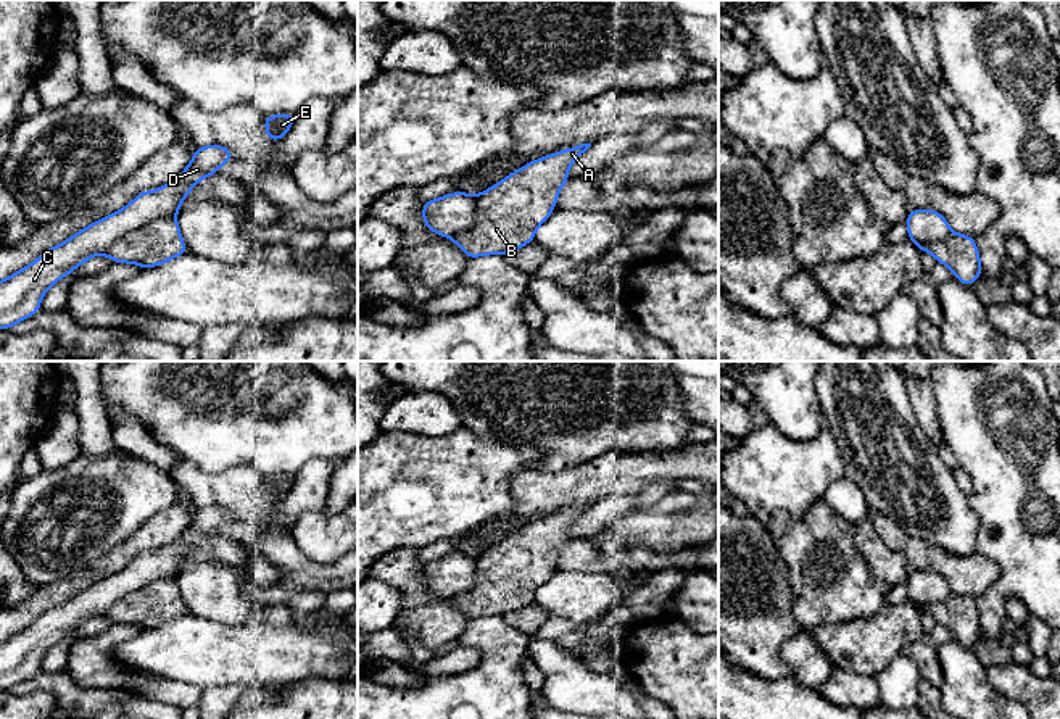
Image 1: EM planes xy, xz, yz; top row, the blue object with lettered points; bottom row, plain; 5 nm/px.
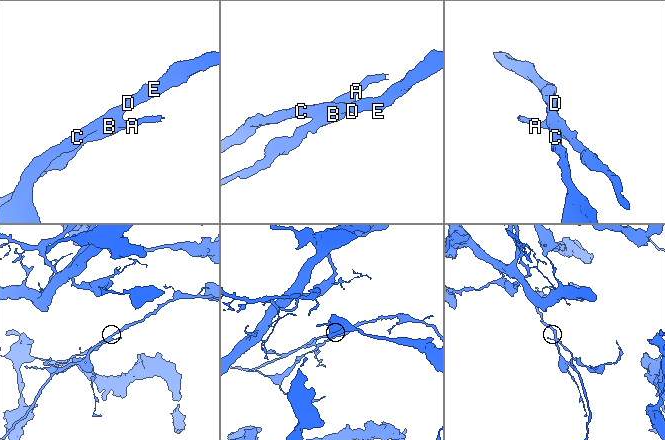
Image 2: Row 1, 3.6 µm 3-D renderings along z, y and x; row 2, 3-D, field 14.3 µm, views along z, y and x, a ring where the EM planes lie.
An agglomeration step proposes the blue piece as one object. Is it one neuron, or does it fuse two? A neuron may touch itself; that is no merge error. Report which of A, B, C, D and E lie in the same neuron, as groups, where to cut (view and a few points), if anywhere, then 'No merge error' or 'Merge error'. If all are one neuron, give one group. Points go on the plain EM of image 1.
Groups: A B / C D E. Split along xy (173, 576), (155, 579), (121, 597), (103, 615). Merge error

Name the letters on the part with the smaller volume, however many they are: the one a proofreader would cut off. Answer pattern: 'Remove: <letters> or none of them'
Remove: A, B

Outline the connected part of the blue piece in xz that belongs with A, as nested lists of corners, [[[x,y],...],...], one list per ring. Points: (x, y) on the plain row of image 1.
[[[582,505],[538,519],[483,551],[474,587],[451,601],[470,619],[506,616],[532,605],[536,590],[556,569],[557,556],[569,542],[569,527],[591,505]]]

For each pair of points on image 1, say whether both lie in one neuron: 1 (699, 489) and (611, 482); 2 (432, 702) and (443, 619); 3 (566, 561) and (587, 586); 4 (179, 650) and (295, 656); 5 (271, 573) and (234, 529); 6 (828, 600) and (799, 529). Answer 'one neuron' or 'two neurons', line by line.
1: two neurons
2: two neurons
3: two neurons
4: one neuron
5: one neuron
6: one neuron

